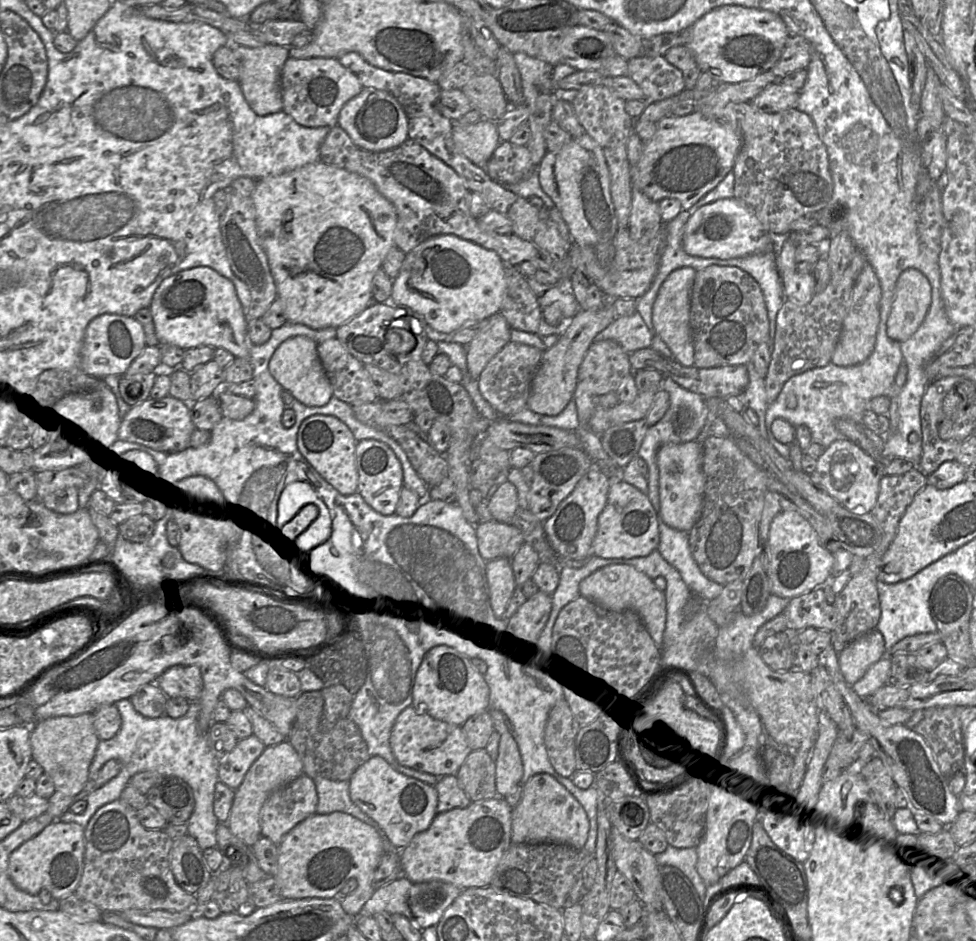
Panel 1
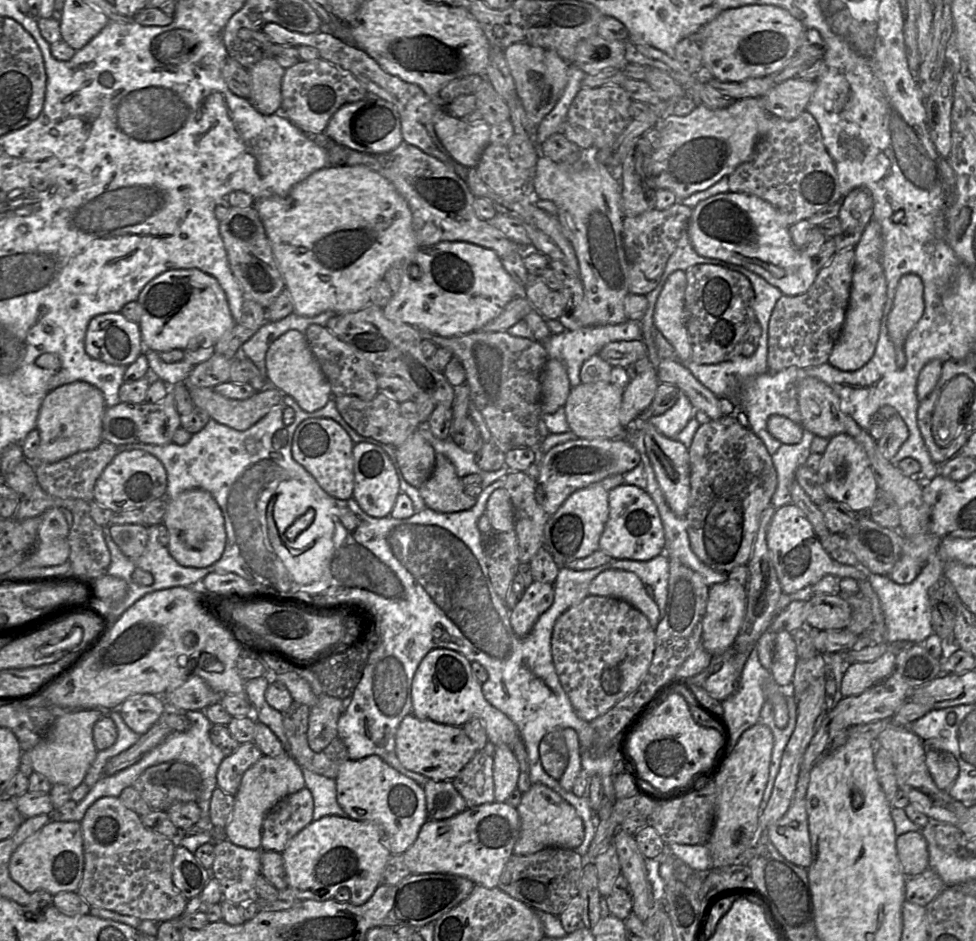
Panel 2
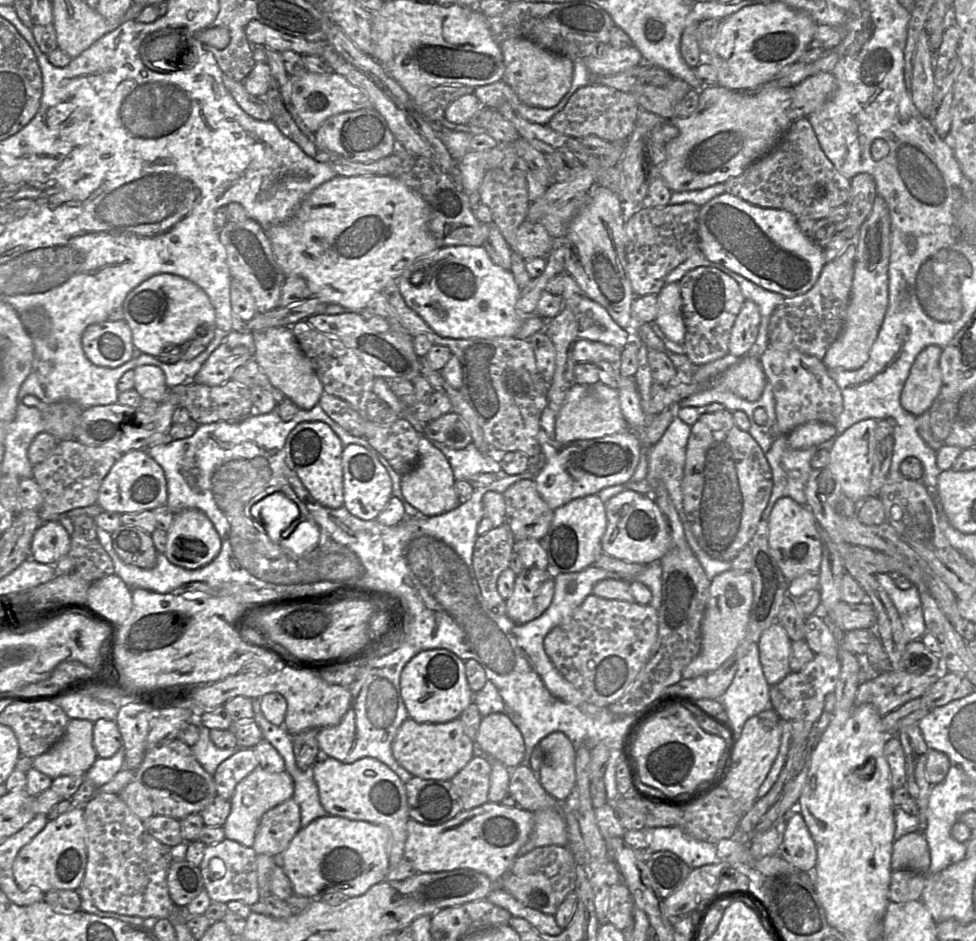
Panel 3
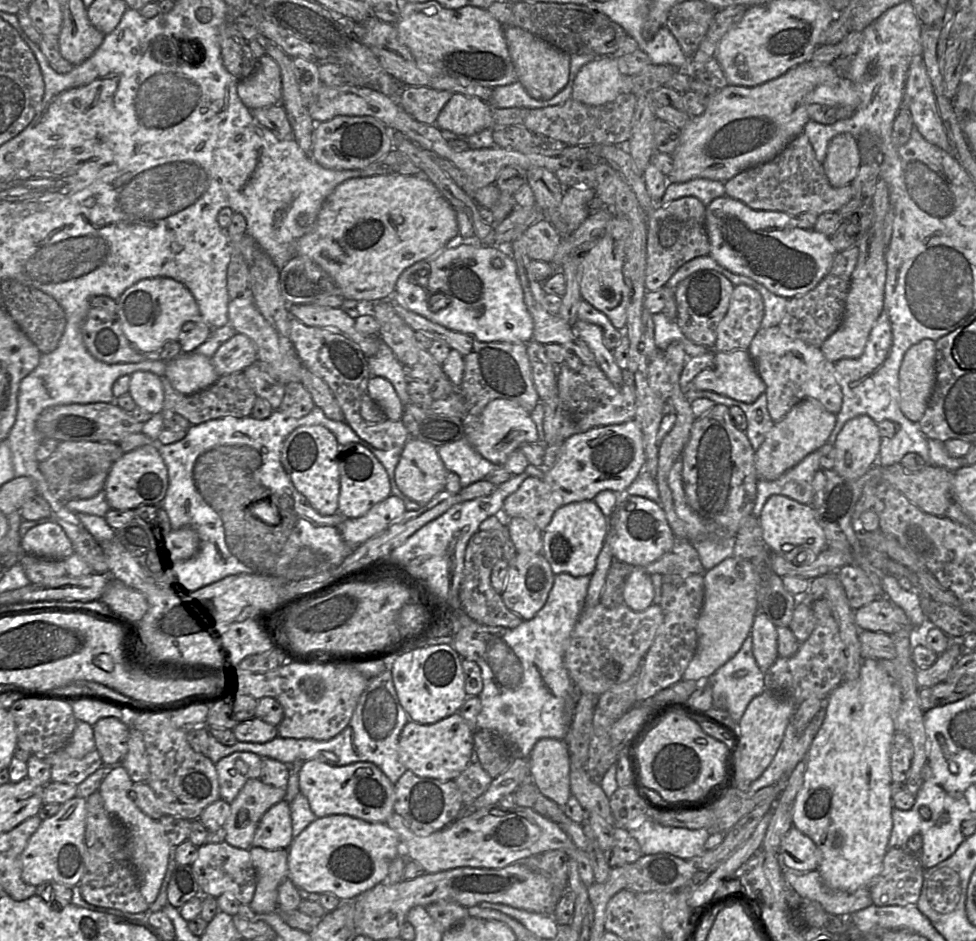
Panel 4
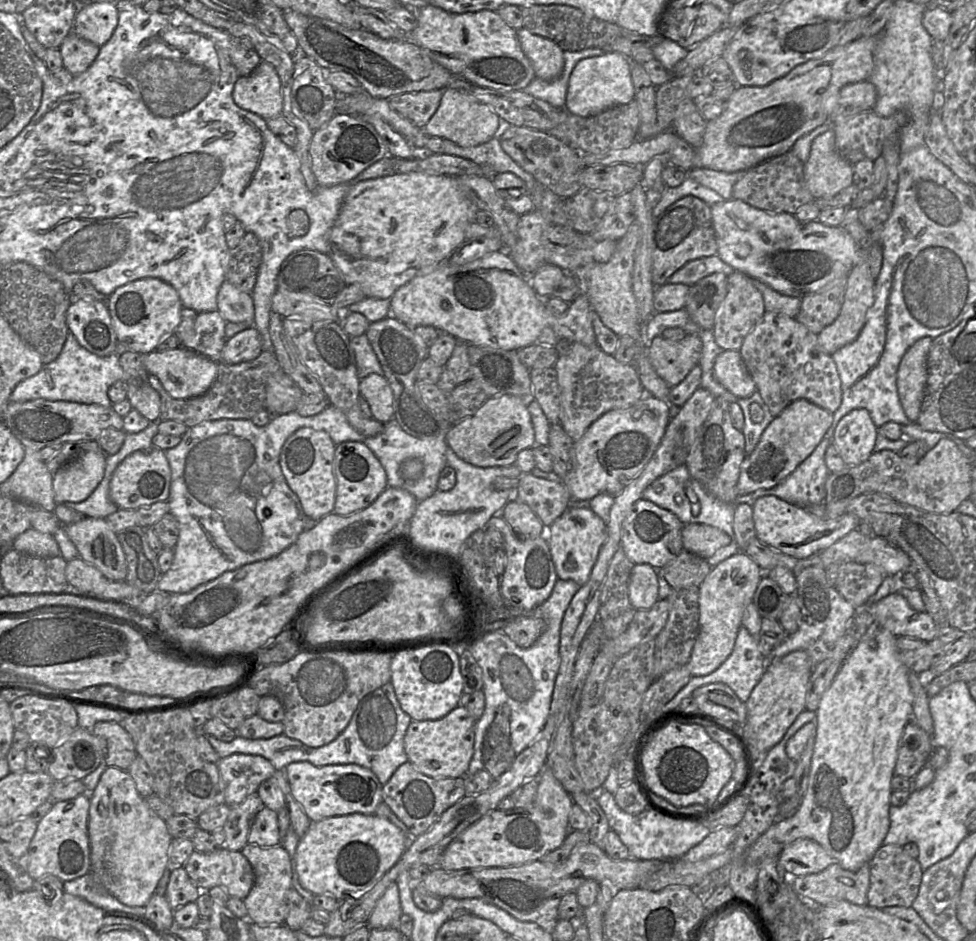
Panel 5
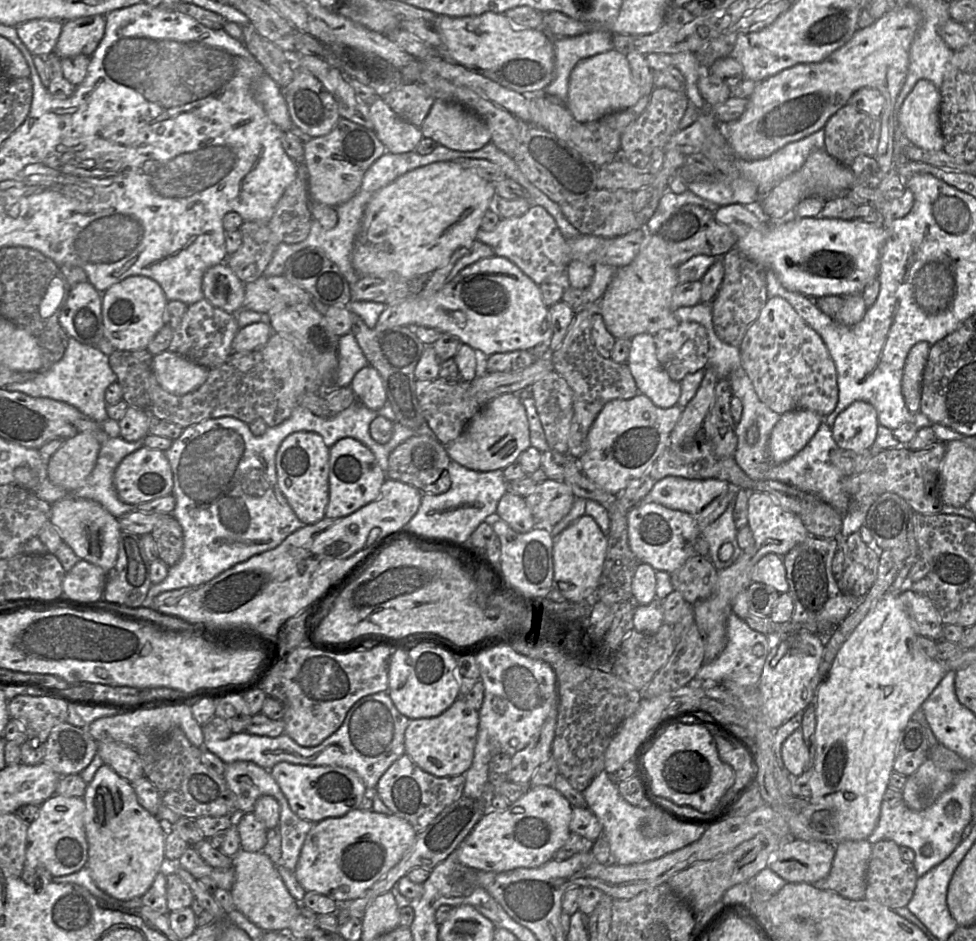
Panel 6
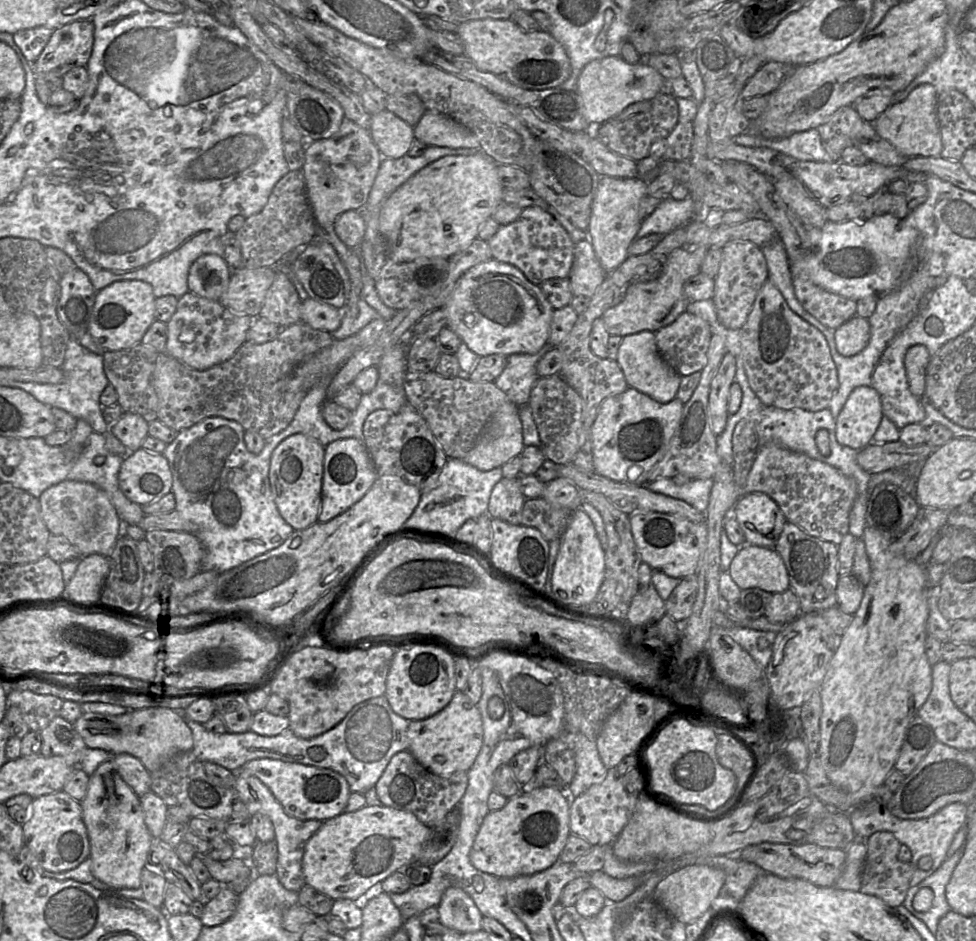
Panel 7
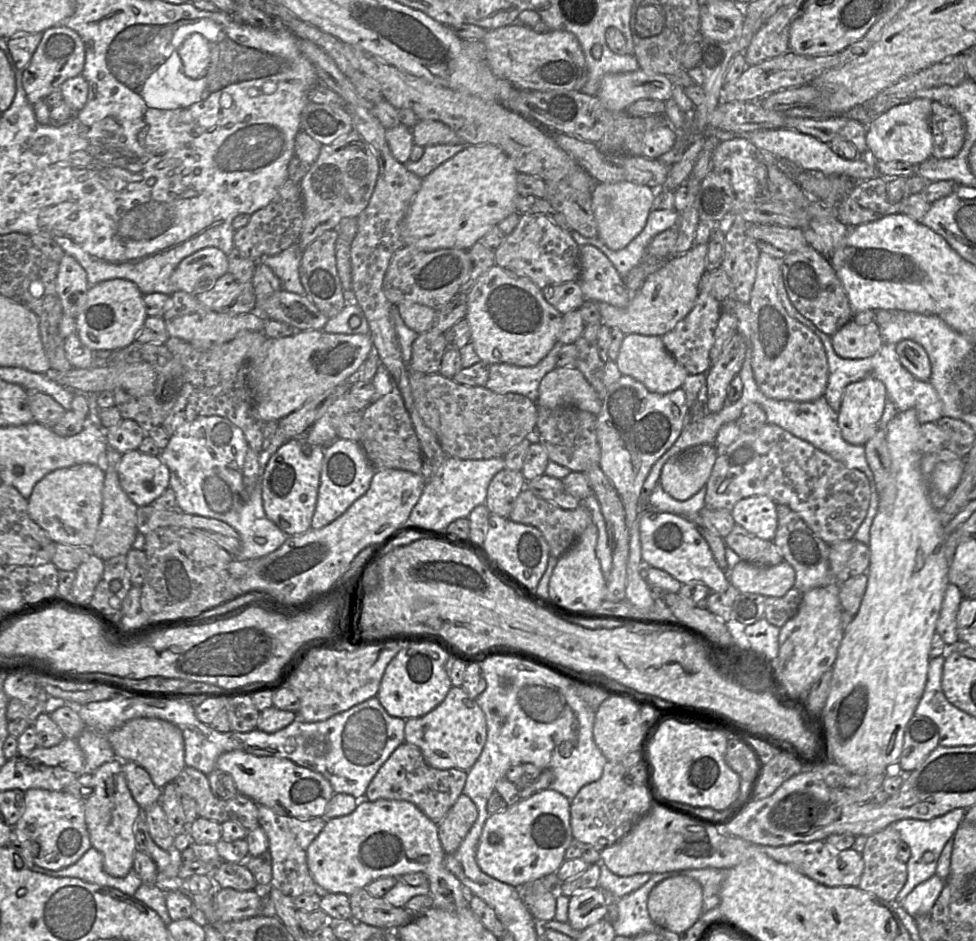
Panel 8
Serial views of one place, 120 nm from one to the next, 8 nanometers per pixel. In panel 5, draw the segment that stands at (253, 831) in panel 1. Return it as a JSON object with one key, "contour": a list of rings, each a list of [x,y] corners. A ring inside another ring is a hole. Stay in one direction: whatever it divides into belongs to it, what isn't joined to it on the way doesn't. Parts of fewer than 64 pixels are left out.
{"contour":[[[257,792],[247,796],[237,806],[231,806],[224,824],[225,841],[222,847],[241,851],[248,844],[247,837],[255,815],[264,807]]]}

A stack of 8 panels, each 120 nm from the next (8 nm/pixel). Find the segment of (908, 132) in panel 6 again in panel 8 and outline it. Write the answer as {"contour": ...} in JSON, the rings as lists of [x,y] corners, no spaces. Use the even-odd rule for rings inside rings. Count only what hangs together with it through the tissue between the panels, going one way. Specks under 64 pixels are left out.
{"contour":[[[918,98],[909,103],[891,107],[873,118],[867,125],[868,154],[875,161],[901,161],[918,165],[932,157],[933,136],[930,127],[932,103],[928,98]]]}

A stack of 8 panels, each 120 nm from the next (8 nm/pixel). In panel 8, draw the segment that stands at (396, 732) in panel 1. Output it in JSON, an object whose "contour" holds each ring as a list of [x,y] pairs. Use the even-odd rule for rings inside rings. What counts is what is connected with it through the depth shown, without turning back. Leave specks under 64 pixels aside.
{"contour":[[[452,685],[445,699],[426,715],[405,719],[405,742],[418,747],[425,761],[436,769],[468,771],[480,756],[486,739],[485,714],[462,686]]]}

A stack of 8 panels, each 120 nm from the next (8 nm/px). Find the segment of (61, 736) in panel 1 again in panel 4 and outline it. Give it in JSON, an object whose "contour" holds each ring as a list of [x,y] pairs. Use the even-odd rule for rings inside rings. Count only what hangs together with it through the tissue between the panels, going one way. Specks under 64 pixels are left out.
{"contour":[[[77,721],[74,732],[67,744],[62,749],[43,757],[51,766],[70,757],[82,758],[94,749],[96,747],[93,726],[83,721]]]}

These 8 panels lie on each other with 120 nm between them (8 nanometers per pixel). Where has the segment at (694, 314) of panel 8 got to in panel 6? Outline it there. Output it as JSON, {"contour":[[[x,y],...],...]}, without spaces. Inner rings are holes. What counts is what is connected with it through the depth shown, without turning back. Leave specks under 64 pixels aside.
{"contour":[[[679,322],[672,329],[660,330],[653,334],[656,356],[669,376],[680,382],[686,375],[707,367],[709,341],[705,328],[696,322]]]}

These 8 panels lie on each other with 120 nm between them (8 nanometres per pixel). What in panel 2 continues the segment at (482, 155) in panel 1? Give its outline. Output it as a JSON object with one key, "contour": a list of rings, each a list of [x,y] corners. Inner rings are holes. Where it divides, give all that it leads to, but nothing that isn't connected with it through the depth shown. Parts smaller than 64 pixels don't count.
{"contour":[[[444,107],[437,110],[434,117],[435,133],[447,152],[461,165],[476,168],[485,148],[490,144],[491,126],[485,122],[471,124],[443,112]]]}

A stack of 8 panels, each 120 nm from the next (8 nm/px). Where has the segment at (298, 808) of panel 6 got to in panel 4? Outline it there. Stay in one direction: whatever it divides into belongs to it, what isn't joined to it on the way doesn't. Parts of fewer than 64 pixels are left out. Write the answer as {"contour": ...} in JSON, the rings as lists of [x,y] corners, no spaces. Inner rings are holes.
{"contour":[[[306,760],[299,771],[299,791],[307,798],[310,809],[317,818],[330,815],[349,815],[368,822],[385,823],[394,812],[394,785],[379,767],[371,762],[331,766],[317,760]]]}

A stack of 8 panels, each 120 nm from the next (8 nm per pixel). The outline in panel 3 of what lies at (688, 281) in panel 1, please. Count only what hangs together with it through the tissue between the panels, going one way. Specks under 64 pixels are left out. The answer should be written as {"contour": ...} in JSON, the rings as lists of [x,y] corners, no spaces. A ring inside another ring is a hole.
{"contour":[[[678,282],[664,285],[661,289],[658,294],[658,312],[654,322],[669,340],[678,344],[684,343],[686,328]]]}

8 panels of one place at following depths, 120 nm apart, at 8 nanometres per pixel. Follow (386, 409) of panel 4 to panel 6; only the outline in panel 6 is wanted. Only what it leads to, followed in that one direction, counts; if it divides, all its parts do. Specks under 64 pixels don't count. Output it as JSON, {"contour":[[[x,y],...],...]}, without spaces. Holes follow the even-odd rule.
{"contour":[[[368,365],[356,373],[351,389],[357,400],[370,410],[379,410],[387,402],[386,390],[379,372]]]}

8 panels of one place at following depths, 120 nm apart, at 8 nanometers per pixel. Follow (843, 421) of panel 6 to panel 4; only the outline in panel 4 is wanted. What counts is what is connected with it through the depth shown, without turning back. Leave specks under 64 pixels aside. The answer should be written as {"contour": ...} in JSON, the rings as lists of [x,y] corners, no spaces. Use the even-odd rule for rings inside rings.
{"contour":[[[868,415],[848,420],[834,443],[834,468],[840,476],[857,479],[878,462],[881,437],[877,423]]]}

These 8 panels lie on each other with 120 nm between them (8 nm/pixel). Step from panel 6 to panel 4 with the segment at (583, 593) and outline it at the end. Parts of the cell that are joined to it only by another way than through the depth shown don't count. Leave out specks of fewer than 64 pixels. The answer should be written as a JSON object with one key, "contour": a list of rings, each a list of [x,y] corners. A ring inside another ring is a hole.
{"contour":[[[583,500],[562,505],[542,534],[542,554],[555,575],[568,573],[574,577],[591,576],[596,560],[608,534],[608,518],[594,500]]]}

